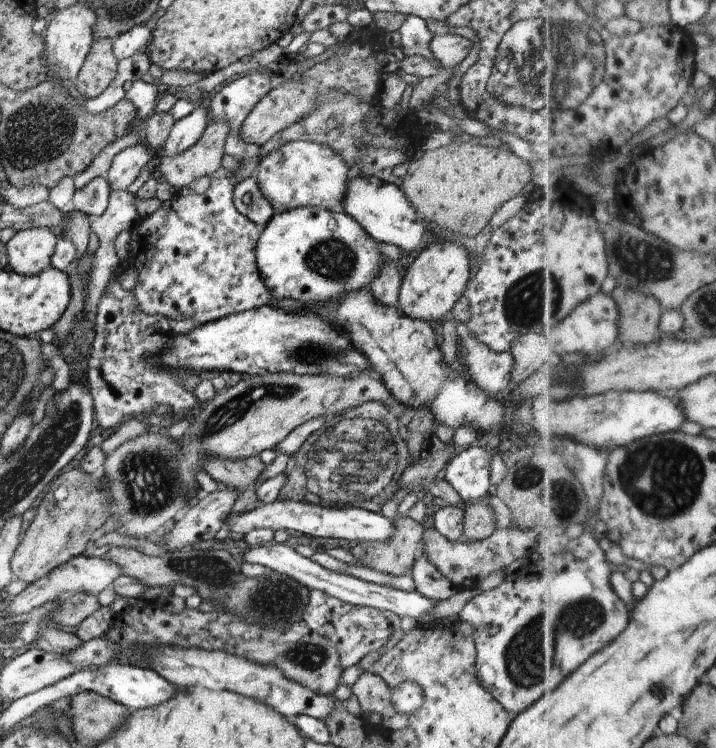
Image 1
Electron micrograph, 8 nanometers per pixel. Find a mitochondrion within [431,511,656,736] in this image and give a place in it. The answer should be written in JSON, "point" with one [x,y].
{"point":[529,655]}

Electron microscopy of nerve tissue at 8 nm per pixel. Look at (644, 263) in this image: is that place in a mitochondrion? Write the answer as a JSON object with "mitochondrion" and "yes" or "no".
{"mitochondrion":"yes"}

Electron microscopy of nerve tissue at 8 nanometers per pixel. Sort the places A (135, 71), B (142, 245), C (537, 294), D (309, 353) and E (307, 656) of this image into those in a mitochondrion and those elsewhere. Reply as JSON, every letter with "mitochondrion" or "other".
{"A":"other","B":"other","C":"mitochondrion","D":"mitochondrion","E":"mitochondrion"}

